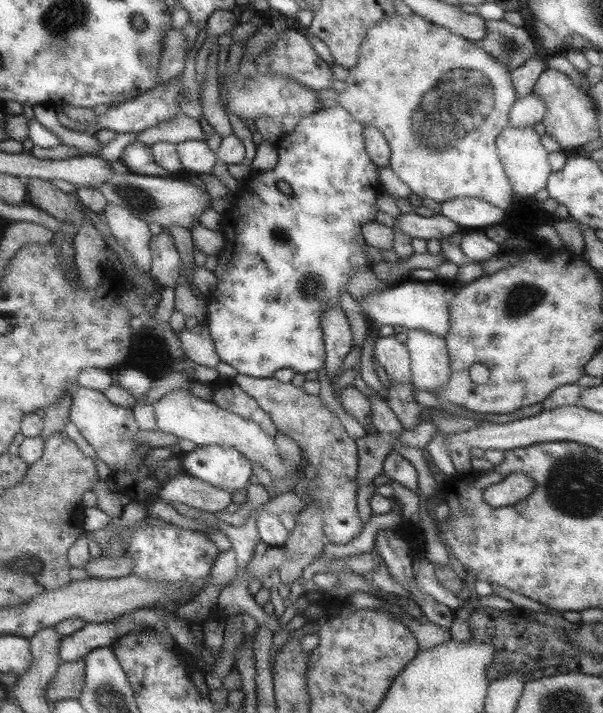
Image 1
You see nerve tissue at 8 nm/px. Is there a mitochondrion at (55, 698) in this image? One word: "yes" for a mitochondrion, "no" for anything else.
no

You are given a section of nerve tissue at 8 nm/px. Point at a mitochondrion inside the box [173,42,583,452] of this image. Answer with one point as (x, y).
(459, 101)

